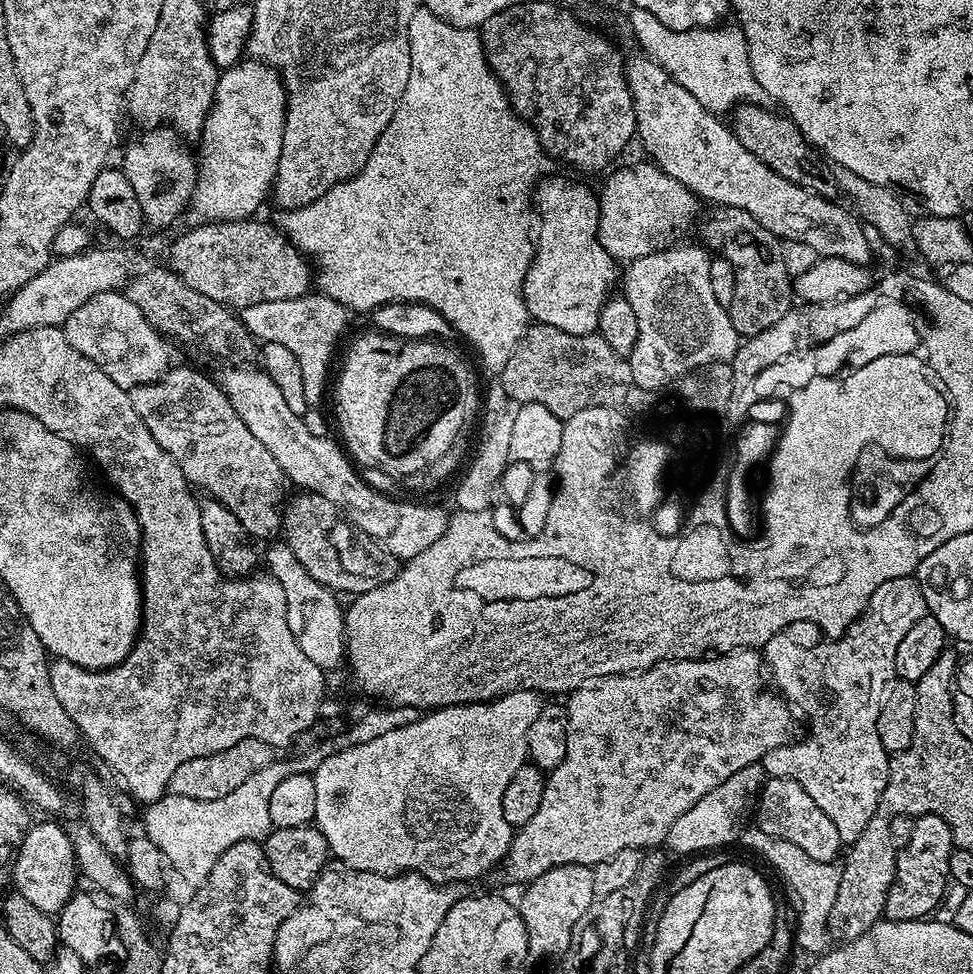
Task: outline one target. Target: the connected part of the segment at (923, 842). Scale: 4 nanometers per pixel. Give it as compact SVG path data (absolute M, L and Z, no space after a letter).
M934 814L917 816L914 830L911 831L910 842L896 853L896 883L886 894L884 916L889 920L922 920L933 915L932 912L944 900L944 887L949 887L948 871L950 870L950 854L954 845L950 834L950 825L942 822Z

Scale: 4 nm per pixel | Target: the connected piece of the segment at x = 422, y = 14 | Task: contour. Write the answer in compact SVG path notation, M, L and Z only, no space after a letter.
M422 6L414 10L414 18L410 18L408 37L410 78L406 78L406 90L402 90L402 98L394 110L394 118L390 118L386 130L378 138L366 166L358 175L350 180L343 180L332 191L322 194L305 208L285 211L282 231L299 252L314 262L318 284L320 280L319 291L323 295L334 298L353 313L356 311L368 314L385 304L426 304L437 311L456 334L464 335L476 347L481 362L492 371L492 374L498 374L506 366L522 334L530 327L530 304L524 291L524 279L532 267L534 255L534 189L553 171L554 164L544 151L544 147L540 145L538 134L513 110L500 80L490 70L477 29L459 28L450 22L439 20L430 9Z

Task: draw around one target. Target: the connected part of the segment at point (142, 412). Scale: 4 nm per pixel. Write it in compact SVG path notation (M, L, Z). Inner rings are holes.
M172 366L162 379L133 388L130 395L138 418L146 422L146 430L150 430L154 442L178 462L178 470L182 470L193 489L204 488L200 490L222 502L242 522L249 537L272 536L281 531L282 516L278 509L286 500L282 466L250 434L246 422L238 418L228 396L213 377L211 380L203 376L196 368Z

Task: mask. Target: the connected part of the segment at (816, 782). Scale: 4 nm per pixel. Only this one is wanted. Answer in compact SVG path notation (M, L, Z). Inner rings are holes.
M903 576L894 578L890 582L882 582L878 590L870 598L866 610L856 621L848 627L845 636L829 638L821 632L814 622L790 622L778 634L774 634L780 654L776 660L768 660L772 657L772 643L766 642L762 649L763 659L767 667L776 671L776 679L780 680L780 685L793 696L794 700L800 701L800 704L811 713L812 728L814 734L801 747L795 749L784 749L784 751L769 751L764 755L762 761L765 773L768 776L777 776L778 778L790 778L800 784L807 785L810 783L810 791L814 802L825 812L826 818L834 822L834 826L840 835L841 845L851 846L866 830L866 822L874 818L874 810L878 810L878 802L882 798L882 790L886 790L888 781L888 762L890 753L882 746L882 741L878 739L878 710L882 707L882 694L891 680L897 679L896 667L894 666L894 654L898 654L898 642L918 622L918 618L928 615L926 598L924 597L923 587L919 583L915 584L912 576ZM808 638L816 638L818 642L816 648L816 658L822 660L822 650L828 648L828 670L822 668L814 674L812 670L800 672L798 668L798 658L804 654L802 650L808 648Z

